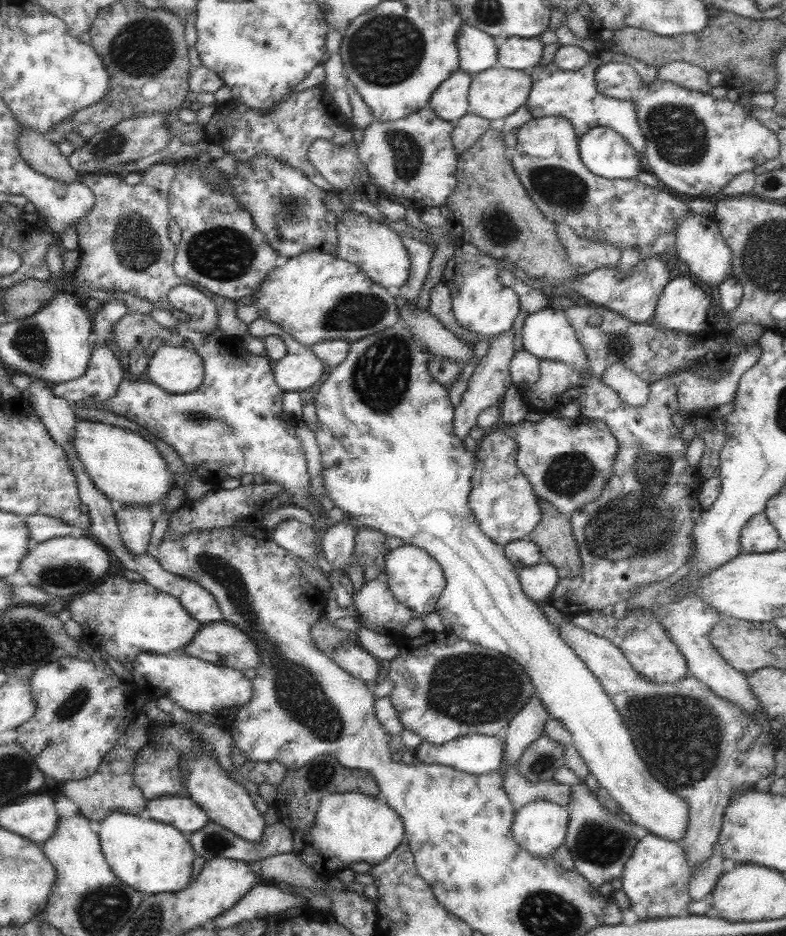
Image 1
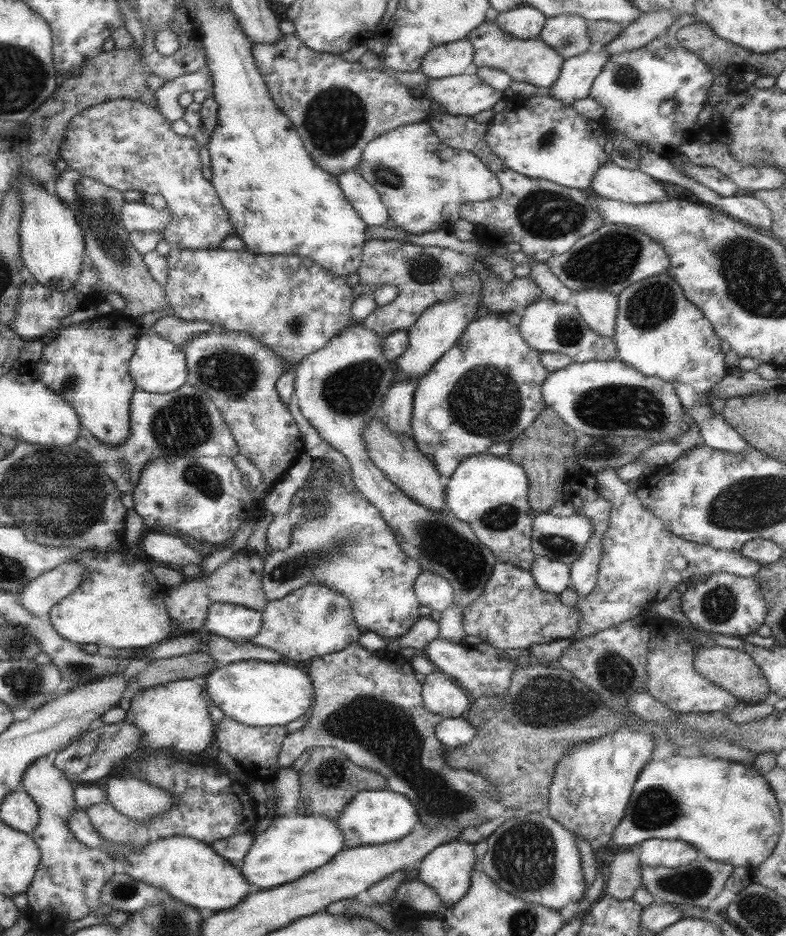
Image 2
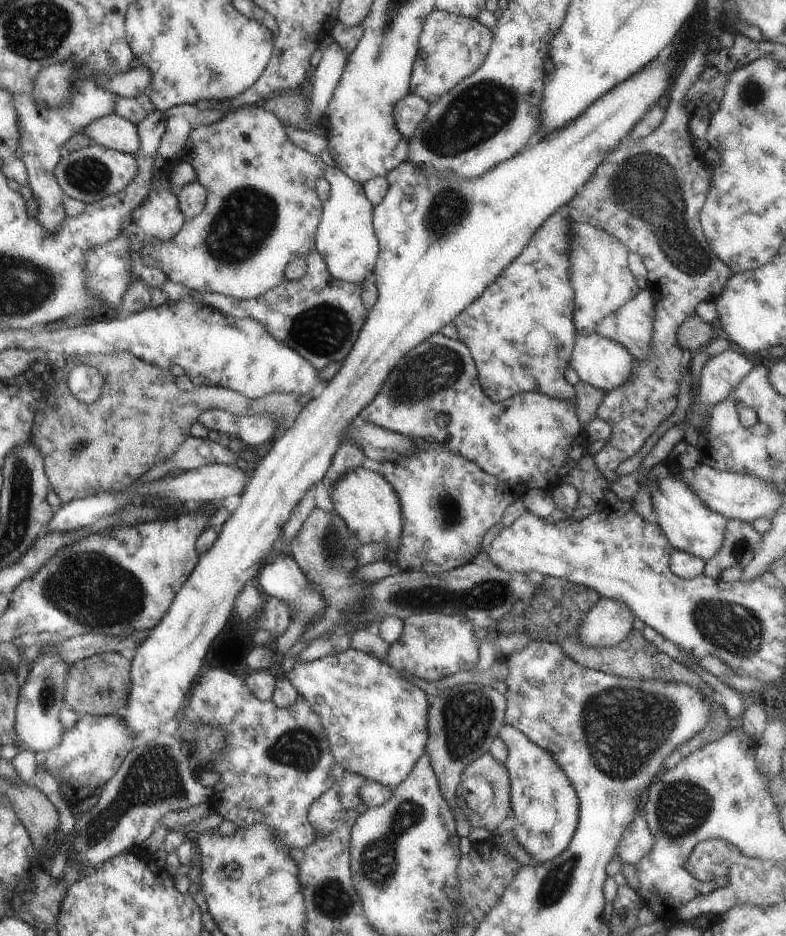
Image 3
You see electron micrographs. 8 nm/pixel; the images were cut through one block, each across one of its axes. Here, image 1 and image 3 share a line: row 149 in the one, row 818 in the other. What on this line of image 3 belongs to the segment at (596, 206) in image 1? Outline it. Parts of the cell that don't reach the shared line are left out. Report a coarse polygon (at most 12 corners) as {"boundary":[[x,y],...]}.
{"boundary":[[503,722],[513,836],[557,858],[579,800],[551,754]]}

